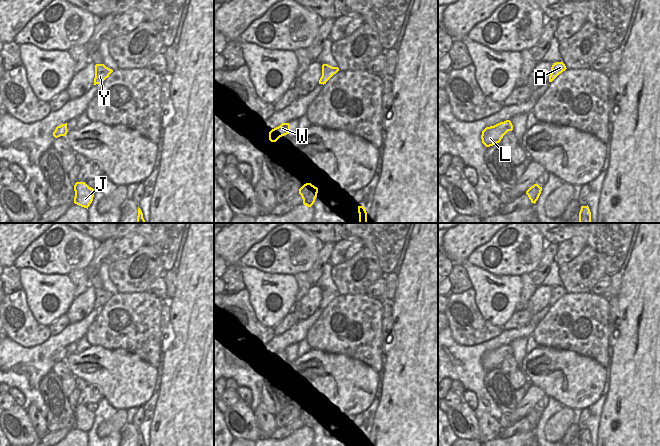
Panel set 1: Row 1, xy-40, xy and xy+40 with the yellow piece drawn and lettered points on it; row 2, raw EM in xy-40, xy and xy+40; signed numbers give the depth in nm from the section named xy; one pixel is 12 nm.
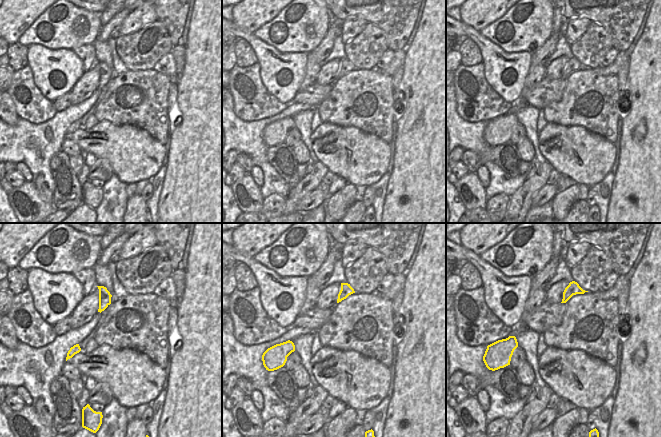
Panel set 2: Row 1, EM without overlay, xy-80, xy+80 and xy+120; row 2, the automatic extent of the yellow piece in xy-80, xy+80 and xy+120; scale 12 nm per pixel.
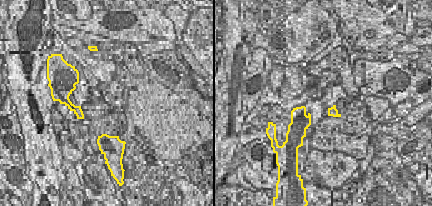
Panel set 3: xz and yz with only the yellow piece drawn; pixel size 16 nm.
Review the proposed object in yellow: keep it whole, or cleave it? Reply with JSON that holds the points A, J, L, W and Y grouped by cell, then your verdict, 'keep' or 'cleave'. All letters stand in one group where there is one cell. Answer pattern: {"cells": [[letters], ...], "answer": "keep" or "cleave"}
{"cells": [["A", "J", "L", "W", "Y"]], "answer": "keep"}

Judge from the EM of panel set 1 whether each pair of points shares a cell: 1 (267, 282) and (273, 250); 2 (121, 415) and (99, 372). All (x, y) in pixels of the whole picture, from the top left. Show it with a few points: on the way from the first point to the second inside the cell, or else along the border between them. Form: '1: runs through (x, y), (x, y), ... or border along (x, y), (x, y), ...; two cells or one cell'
1: border along (246, 267), (256, 267), (270, 273), (292, 275); two cells
2: border along (125, 409), (117, 410); two cells

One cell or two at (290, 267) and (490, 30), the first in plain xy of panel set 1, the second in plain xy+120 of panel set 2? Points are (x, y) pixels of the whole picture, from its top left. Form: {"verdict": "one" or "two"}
{"verdict": "one"}

